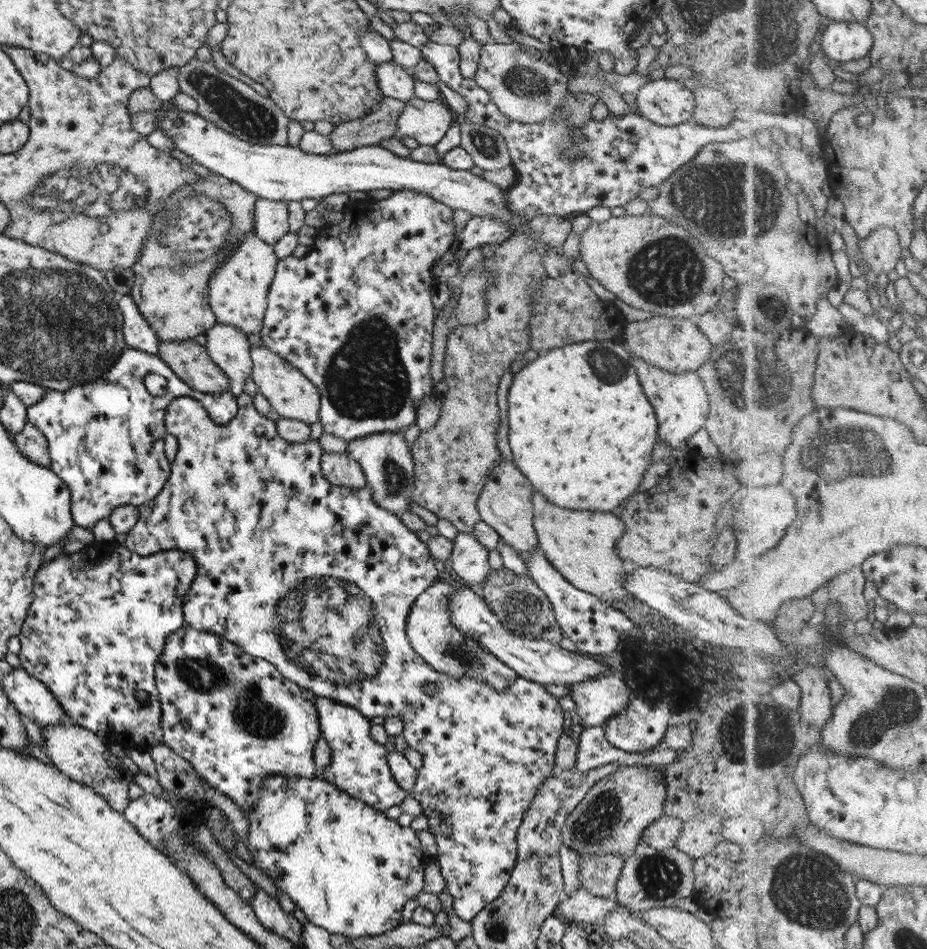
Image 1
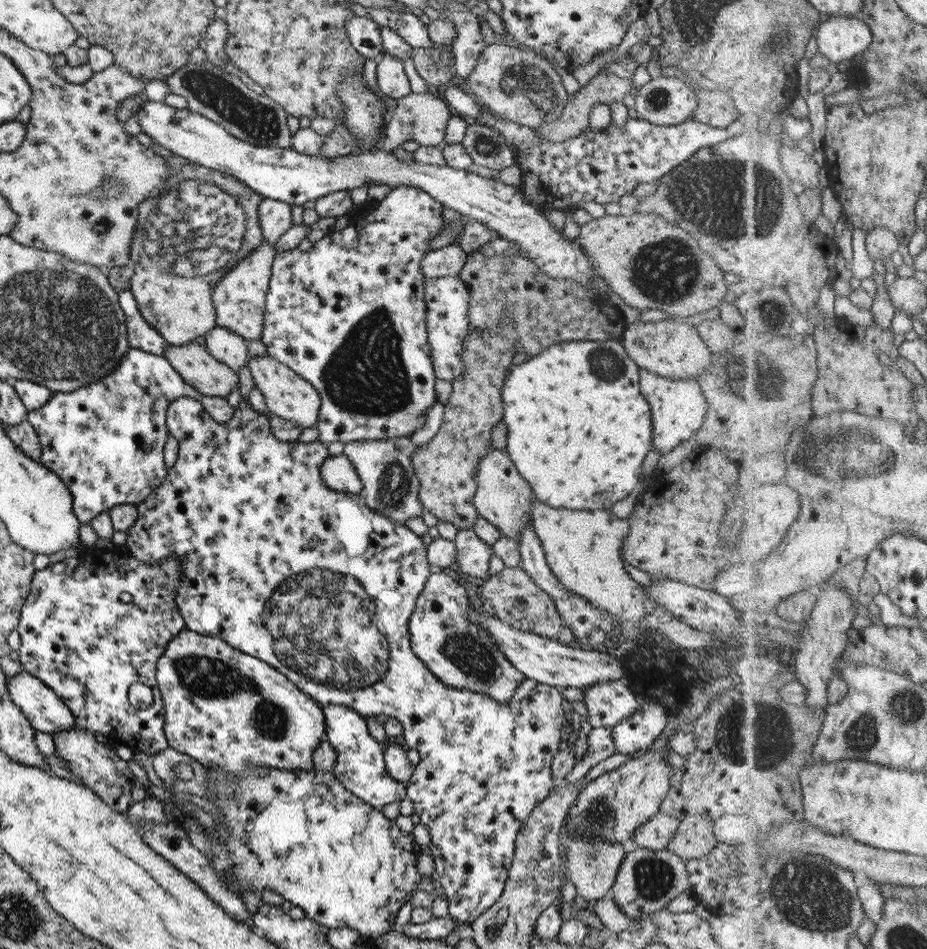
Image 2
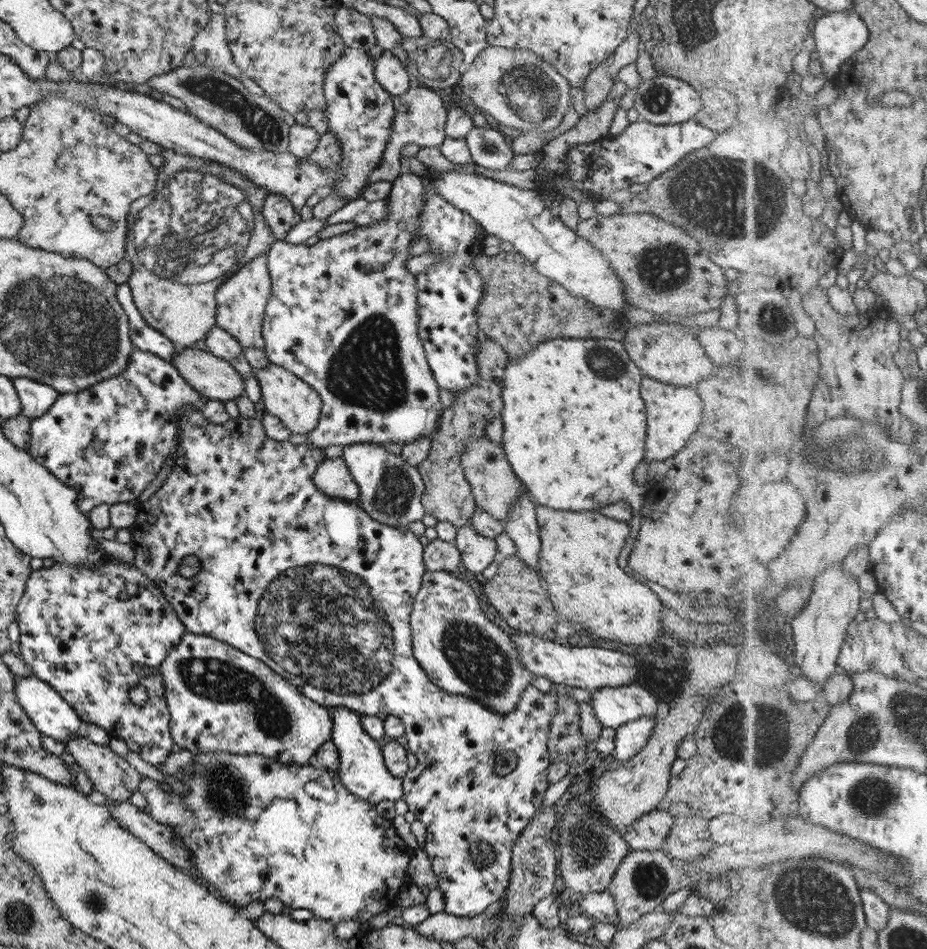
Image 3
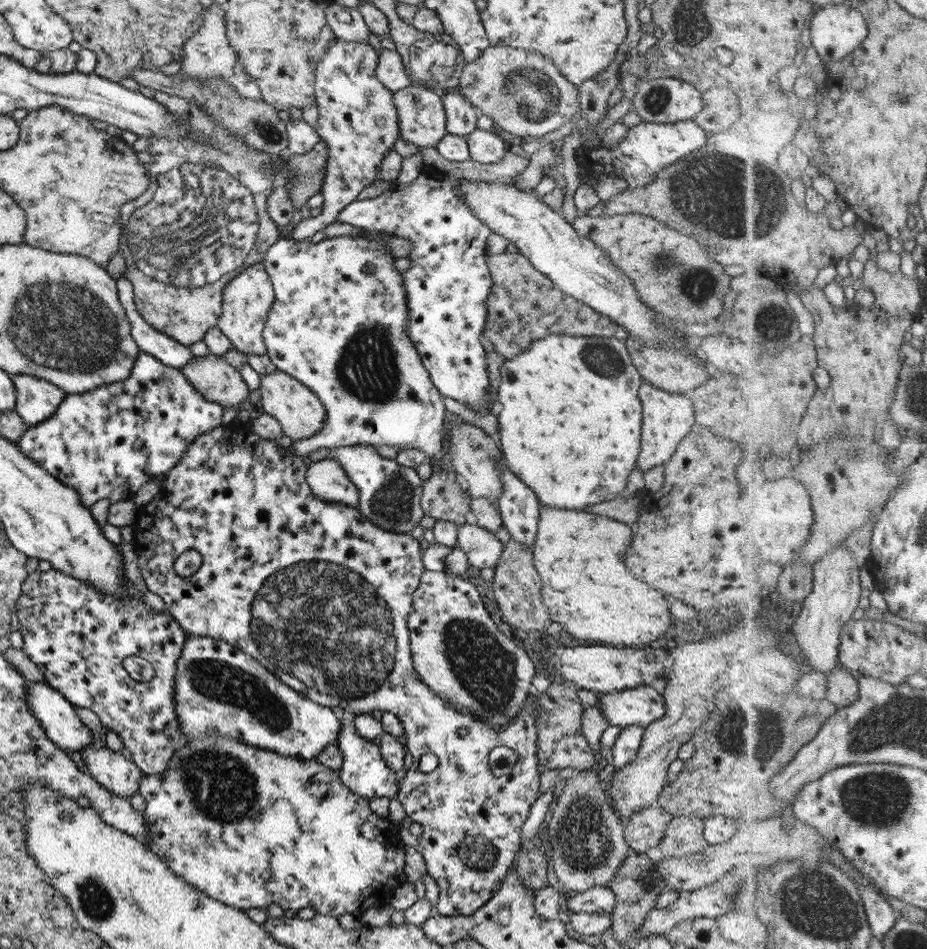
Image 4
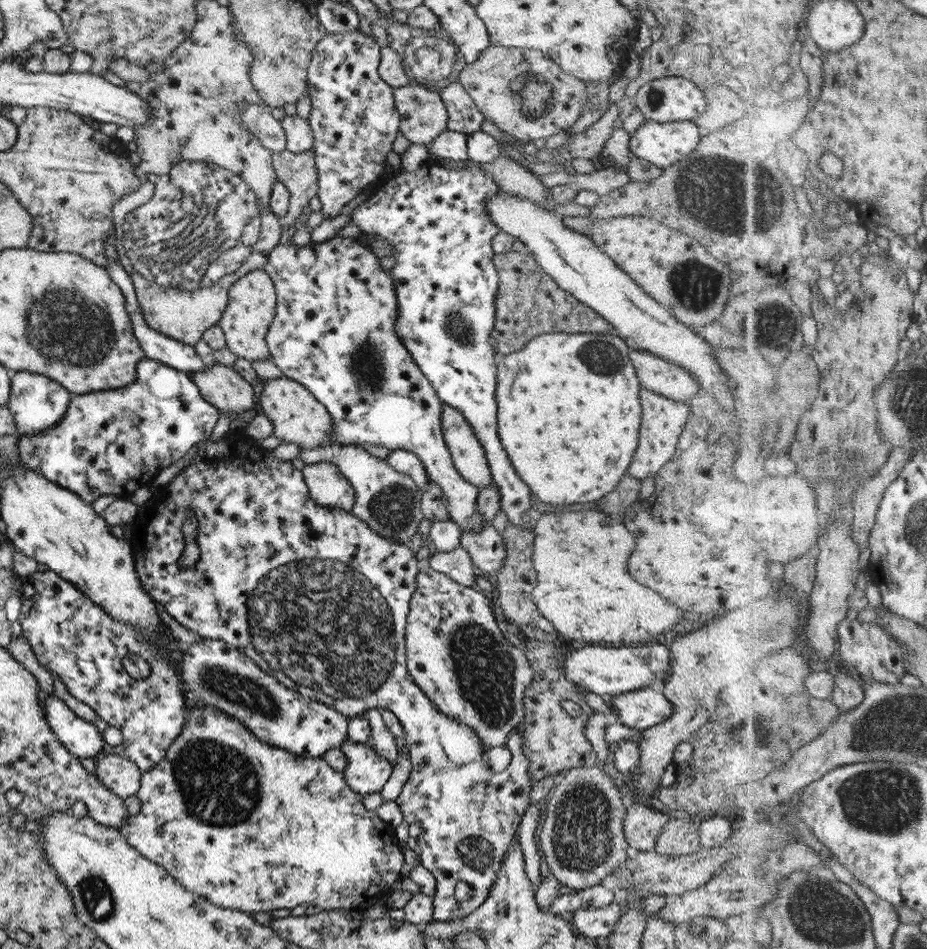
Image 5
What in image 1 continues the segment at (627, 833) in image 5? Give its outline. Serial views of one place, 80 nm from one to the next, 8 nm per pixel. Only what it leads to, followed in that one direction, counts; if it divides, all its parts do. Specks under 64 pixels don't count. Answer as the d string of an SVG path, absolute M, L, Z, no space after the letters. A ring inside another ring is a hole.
M663 814L645 828L640 842L657 851L671 849L680 833L682 823L683 820L677 816L672 817Z

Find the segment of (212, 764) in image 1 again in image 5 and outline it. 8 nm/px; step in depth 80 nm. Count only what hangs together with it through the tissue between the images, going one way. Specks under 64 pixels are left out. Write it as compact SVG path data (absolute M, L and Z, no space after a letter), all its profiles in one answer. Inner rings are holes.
M200 638L184 645L181 653L179 677L185 708L205 705L220 710L238 720L259 742L299 757L321 757L327 750L339 749L345 740L348 724L343 715L319 699L307 699L289 690L232 646Z

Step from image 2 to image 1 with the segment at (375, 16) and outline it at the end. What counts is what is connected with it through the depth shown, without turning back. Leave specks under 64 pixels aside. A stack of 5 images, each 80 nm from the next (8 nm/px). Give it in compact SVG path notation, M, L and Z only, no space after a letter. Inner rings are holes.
M395 21L392 31L395 39L417 47L421 51L422 58L432 64L439 76L439 81L465 99L467 110L464 115L459 117L460 119L468 123L485 125L503 137L511 160L510 166L515 171L515 180L504 192L506 194L506 208L514 216L518 216L521 221L531 221L533 217L542 214L553 214L571 219L577 214L585 213L593 206L622 207L626 202L637 197L641 188L649 188L649 186L657 188L675 170L691 161L705 144L721 142L723 136L725 138L739 138L739 135L736 134L721 134L719 128L715 130L715 128L697 126L692 120L676 126L658 126L629 110L623 118L617 118L610 113L603 118L593 119L590 117L587 122L583 122L581 128L571 130L561 118L562 106L557 106L557 110L549 118L537 123L521 124L521 122L515 122L503 116L497 110L497 106L489 100L485 90L479 89L472 79L461 78L458 71L459 54L456 47L431 42L427 37L427 31L423 31L411 21L403 23Z

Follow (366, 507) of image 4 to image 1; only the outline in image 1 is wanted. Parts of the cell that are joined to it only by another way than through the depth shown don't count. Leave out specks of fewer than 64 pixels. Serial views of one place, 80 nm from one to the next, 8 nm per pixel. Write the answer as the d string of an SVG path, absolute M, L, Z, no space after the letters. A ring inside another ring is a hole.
M401 431L394 433L375 433L350 440L345 452L361 467L365 477L365 487L370 490L371 498L390 513L399 515L409 510L408 502L414 487L414 468L410 447L403 439Z

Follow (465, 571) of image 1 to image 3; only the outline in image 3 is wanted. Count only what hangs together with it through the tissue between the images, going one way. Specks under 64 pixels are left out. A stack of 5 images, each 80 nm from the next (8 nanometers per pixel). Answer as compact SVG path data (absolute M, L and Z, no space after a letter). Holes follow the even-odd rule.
M471 525L456 529L453 543L459 551L463 568L475 573L476 576L479 576L489 564L498 559L494 539L477 534Z

